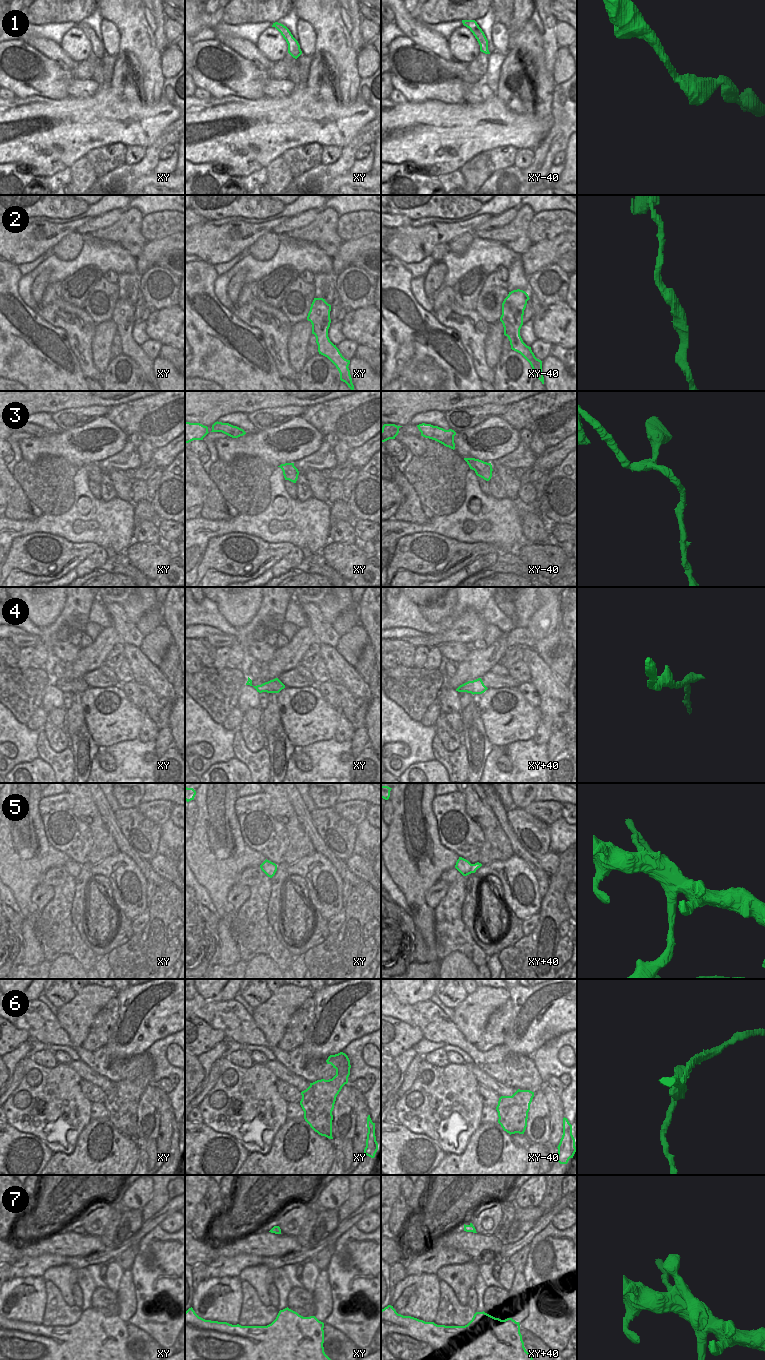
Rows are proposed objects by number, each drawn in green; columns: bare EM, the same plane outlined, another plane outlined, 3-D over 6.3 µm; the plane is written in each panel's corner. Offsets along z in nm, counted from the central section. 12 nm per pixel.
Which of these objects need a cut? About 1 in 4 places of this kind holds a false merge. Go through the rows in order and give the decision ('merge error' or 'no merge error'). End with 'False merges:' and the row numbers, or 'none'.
1: no merge error
2: no merge error
3: no merge error
4: no merge error
5: merge error
6: merge error
7: merge error
False merges: 5, 6, 7

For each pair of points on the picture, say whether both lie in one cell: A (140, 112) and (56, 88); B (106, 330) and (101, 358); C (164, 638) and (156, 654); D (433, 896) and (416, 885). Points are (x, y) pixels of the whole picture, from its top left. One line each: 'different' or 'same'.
A: different
B: same
C: same
D: different

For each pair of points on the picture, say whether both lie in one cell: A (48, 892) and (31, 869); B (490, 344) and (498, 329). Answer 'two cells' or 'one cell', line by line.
A: two cells
B: one cell

